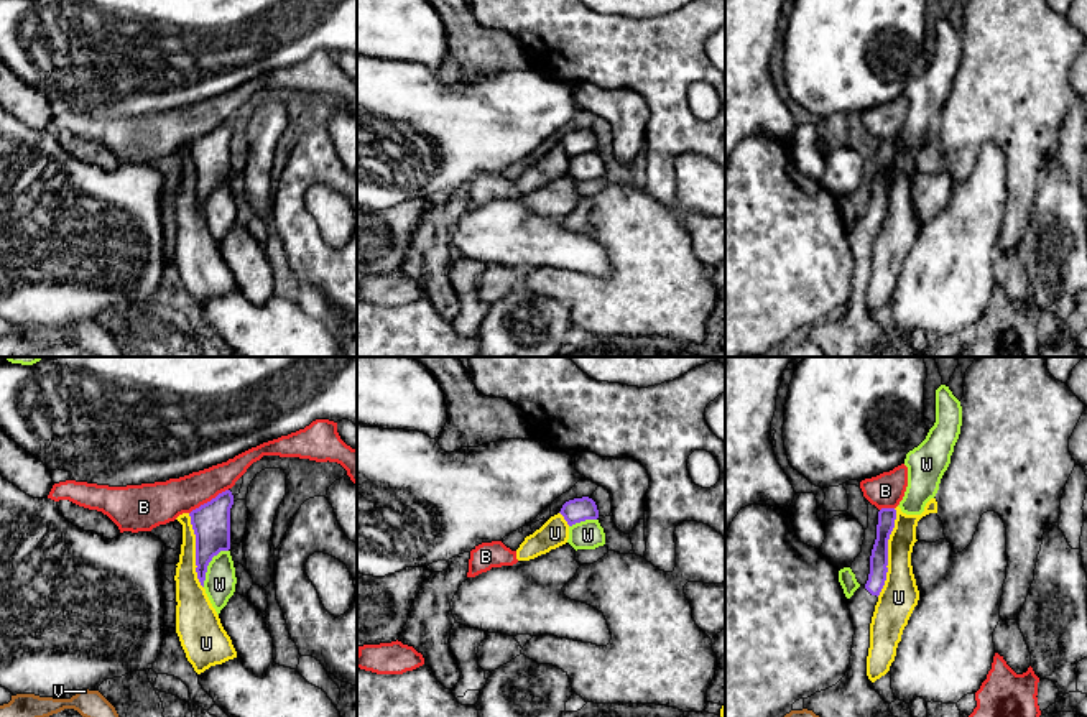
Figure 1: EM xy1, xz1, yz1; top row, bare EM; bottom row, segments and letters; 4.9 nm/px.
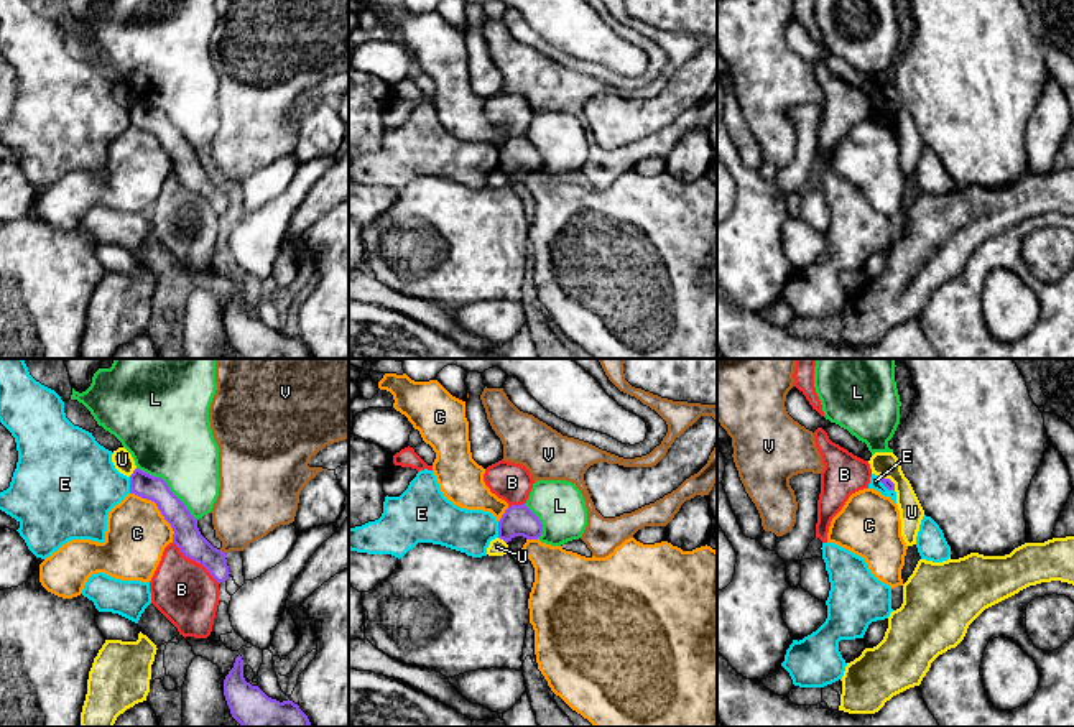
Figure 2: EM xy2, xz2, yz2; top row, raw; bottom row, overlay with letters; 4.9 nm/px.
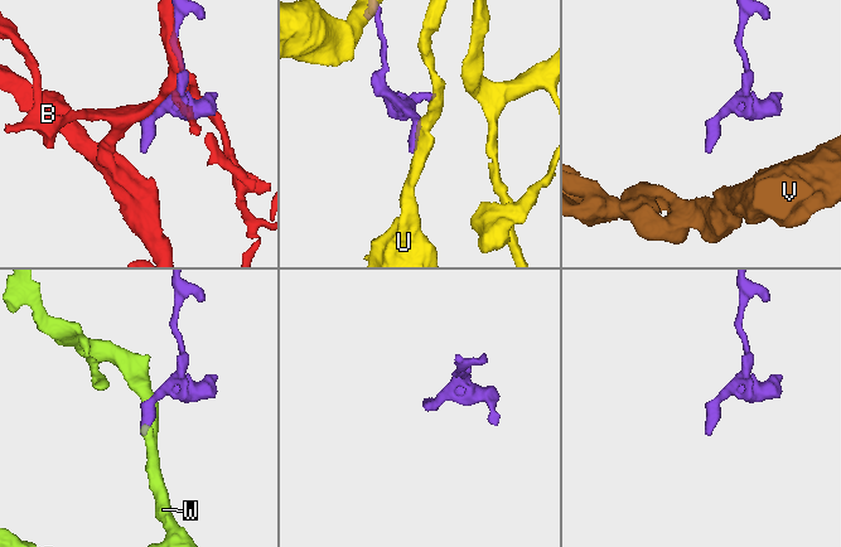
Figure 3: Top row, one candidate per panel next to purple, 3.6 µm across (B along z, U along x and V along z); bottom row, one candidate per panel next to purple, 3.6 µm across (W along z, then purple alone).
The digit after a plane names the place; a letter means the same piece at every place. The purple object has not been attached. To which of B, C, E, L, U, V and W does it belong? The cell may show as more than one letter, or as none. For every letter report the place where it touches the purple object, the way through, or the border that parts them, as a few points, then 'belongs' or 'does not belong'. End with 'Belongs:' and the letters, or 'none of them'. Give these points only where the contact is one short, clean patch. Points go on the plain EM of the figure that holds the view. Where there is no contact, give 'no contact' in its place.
B: contact xy2 (196, 193); does not belong
C: contact xy2 (158, 140); does not belong
E: contact xy2 (130, 117); border xy2 (129, 109), (130, 124); does not belong
L: contact xy2 (168, 119); does not belong
U: contact yz1 (887, 185); does not belong
V: contact xy2 (221, 183); border xy2 (219, 181), (226, 185); does not belong
W: contact xy1 (208, 196); does not belong
Belongs: none of them

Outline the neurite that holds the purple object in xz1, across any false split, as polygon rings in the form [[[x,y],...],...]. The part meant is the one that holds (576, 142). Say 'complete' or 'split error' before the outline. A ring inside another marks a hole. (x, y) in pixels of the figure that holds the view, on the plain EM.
complete; [[[582,128],[569,132],[562,136],[559,143],[569,158],[585,153],[585,151],[597,151],[599,141],[592,130]]]

